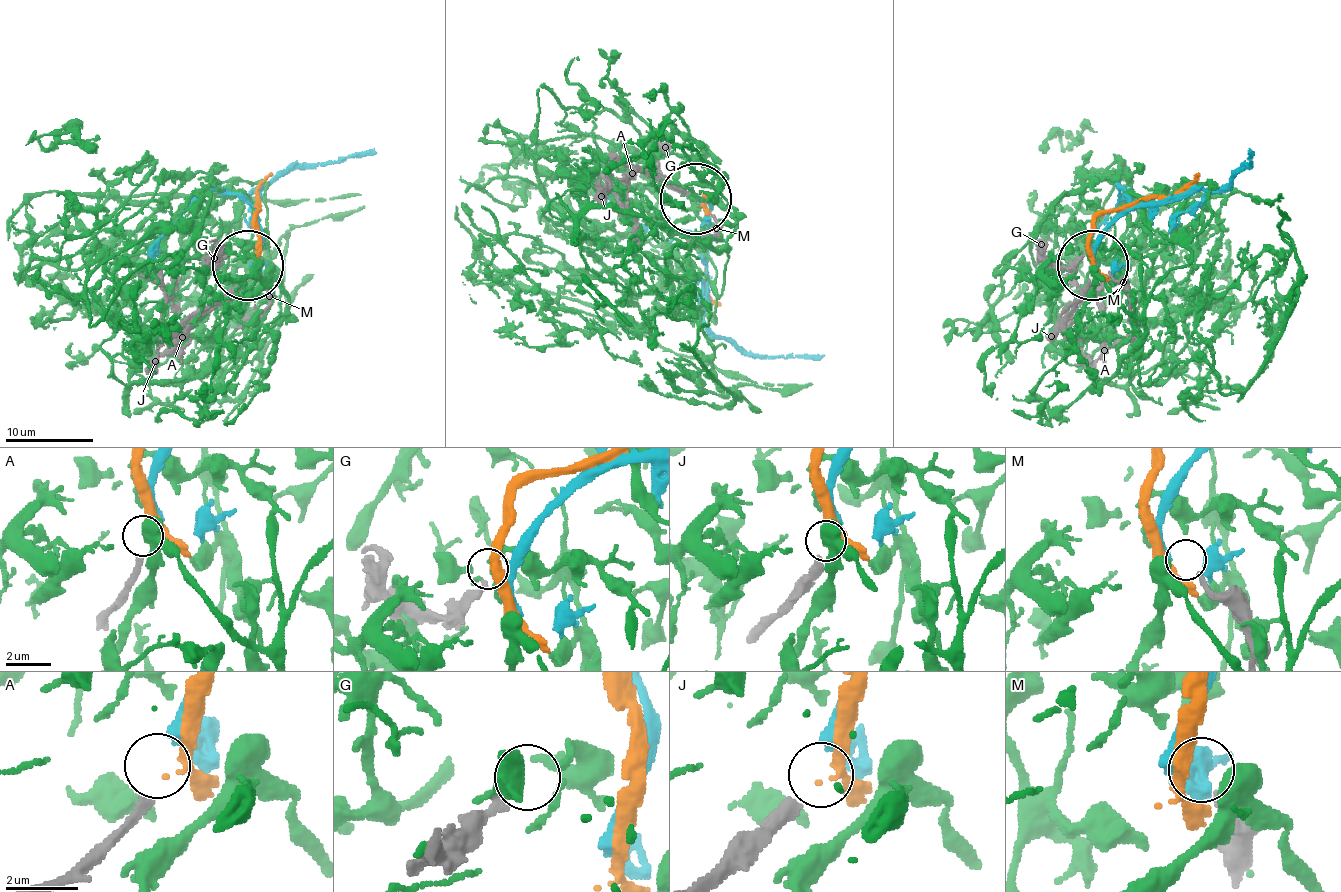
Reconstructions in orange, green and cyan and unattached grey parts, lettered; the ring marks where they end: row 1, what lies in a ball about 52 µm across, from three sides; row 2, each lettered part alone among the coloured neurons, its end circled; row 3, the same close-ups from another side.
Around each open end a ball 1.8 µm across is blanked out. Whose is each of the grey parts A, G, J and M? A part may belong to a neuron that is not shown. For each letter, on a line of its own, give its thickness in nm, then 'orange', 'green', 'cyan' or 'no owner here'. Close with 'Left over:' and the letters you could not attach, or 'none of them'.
A: calibre 220 nm; cyan
G: calibre 240 nm; no owner here
J: calibre 360 nm; orange
M: calibre 220 nm; no owner here
Left over: G, M

